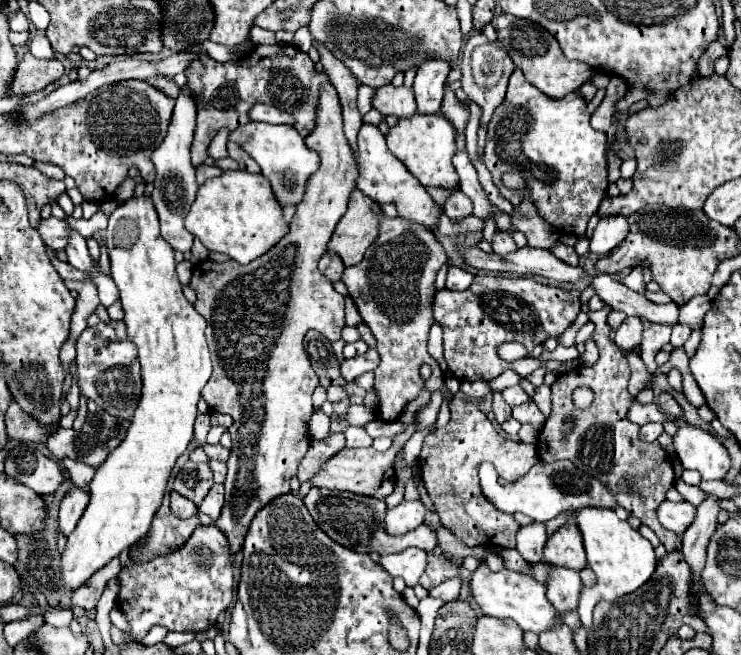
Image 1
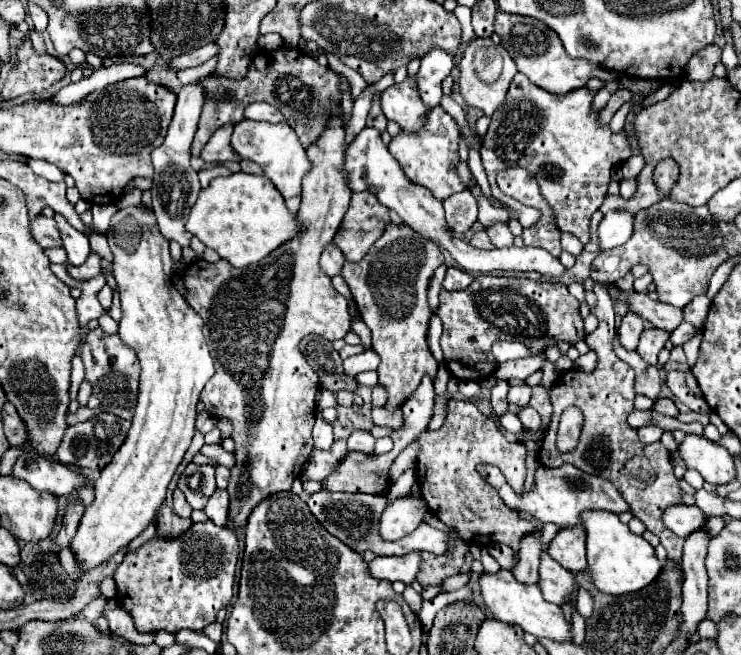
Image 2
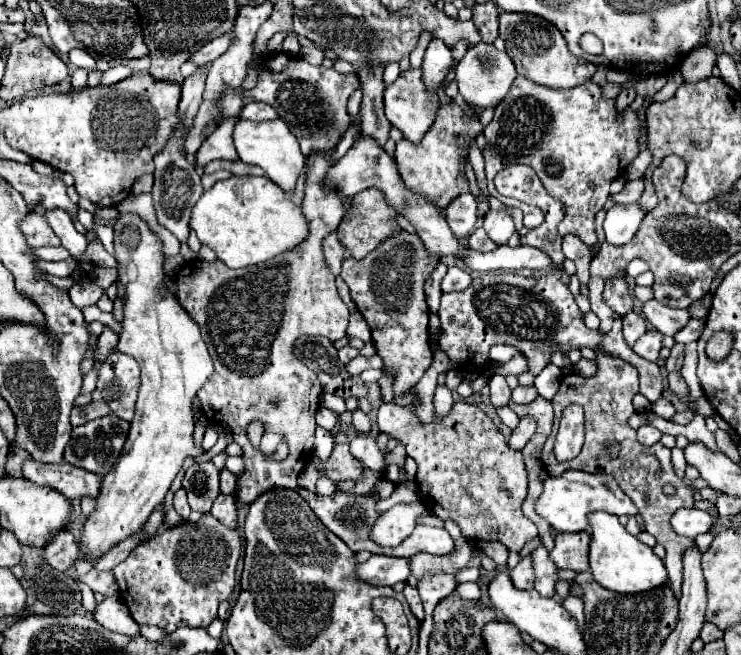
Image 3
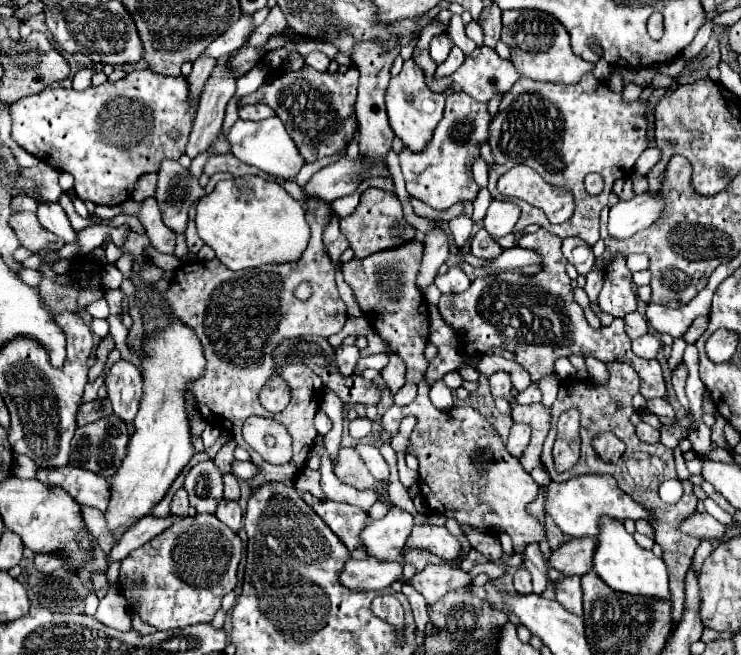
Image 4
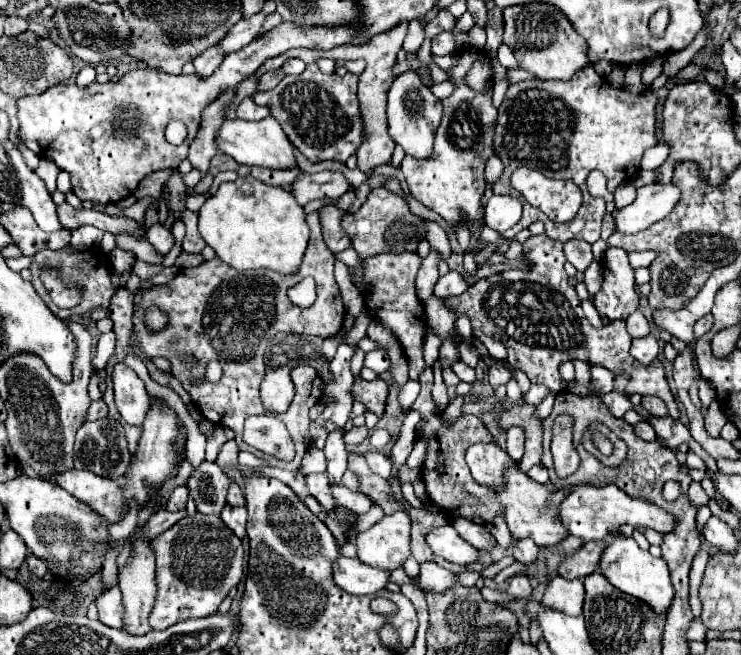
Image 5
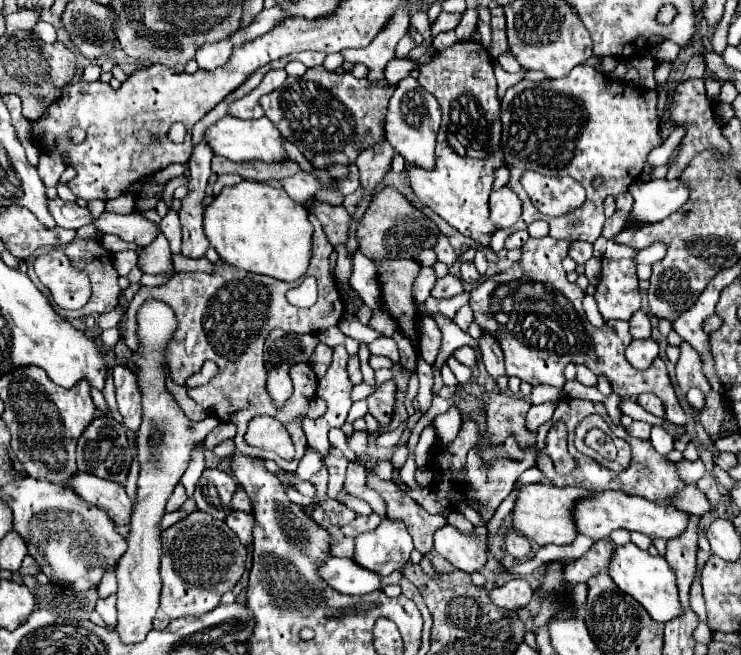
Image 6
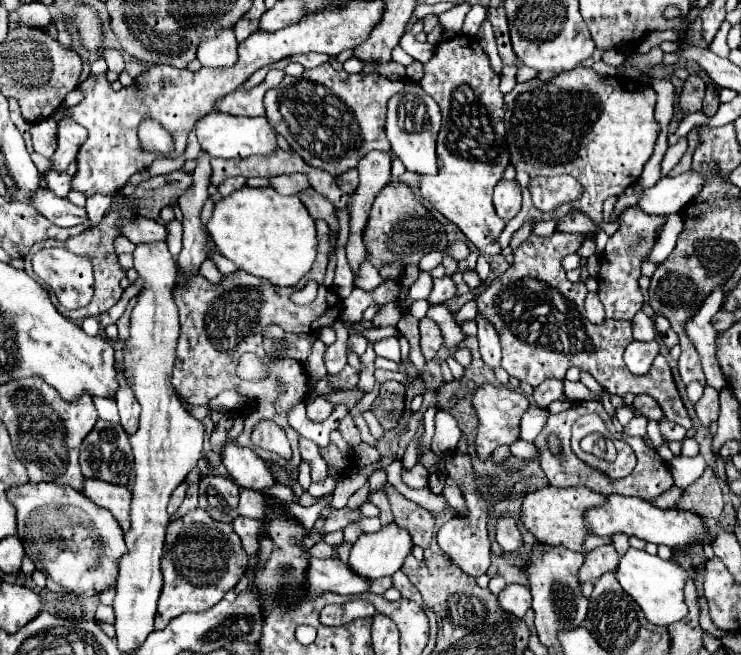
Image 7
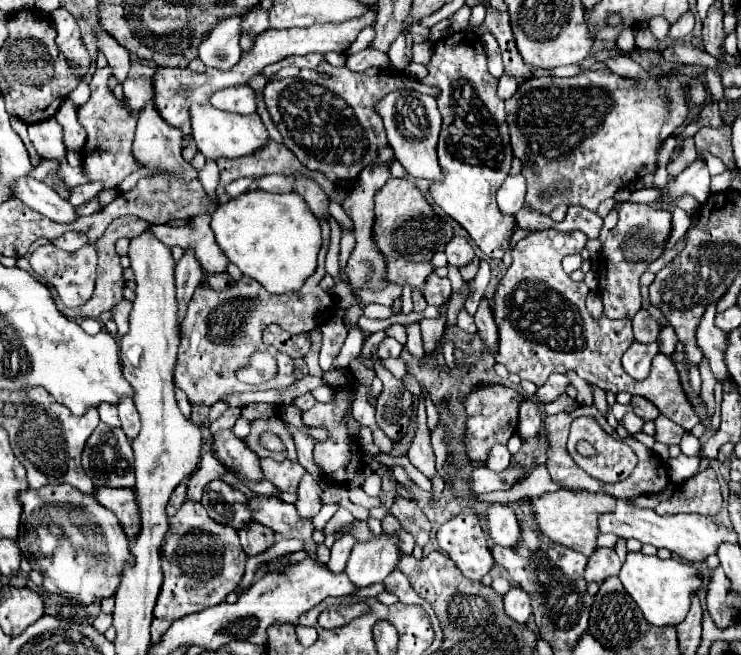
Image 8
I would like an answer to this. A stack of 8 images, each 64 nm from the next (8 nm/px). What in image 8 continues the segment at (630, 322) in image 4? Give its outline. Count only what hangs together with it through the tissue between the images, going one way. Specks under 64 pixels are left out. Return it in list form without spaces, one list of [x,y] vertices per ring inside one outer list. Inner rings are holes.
[[[640,310],[636,312],[636,316],[632,318],[632,326],[634,326],[634,338],[642,344],[648,342],[656,342],[658,334],[660,334],[660,326],[656,324],[656,320],[648,314],[648,310]]]

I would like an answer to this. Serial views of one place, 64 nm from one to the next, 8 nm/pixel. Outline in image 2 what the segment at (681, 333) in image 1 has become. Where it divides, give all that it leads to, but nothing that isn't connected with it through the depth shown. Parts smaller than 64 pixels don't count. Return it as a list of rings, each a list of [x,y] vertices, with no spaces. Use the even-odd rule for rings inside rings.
[[[682,322],[682,324],[680,324],[680,326],[670,334],[670,342],[672,342],[674,346],[680,346],[680,344],[688,342],[688,340],[694,336],[694,332],[696,332],[696,328],[694,328],[692,324]]]

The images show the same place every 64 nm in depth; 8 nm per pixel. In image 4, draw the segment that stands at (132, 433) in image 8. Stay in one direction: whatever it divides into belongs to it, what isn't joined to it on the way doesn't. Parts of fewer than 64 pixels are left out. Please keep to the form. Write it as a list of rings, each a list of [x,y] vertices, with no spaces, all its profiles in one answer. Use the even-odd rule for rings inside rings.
[[[120,358],[112,364],[104,378],[104,386],[108,390],[108,400],[112,404],[112,410],[118,418],[122,418],[126,424],[130,424],[138,412],[140,396],[142,396],[142,374],[140,370]]]

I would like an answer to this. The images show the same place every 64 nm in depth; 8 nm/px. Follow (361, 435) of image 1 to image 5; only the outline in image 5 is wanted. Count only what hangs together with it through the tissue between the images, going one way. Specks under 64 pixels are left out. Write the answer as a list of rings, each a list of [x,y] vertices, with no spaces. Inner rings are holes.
[[[368,450],[368,452],[364,452],[364,458],[368,460],[368,466],[372,468],[374,474],[378,474],[382,478],[388,478],[390,476],[390,462],[388,462],[388,458],[384,454]]]

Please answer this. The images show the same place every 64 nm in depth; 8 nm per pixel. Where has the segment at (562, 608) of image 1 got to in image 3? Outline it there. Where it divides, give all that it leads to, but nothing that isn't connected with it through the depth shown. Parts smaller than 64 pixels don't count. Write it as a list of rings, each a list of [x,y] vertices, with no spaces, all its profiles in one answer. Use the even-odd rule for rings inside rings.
[[[538,546],[532,556],[534,556],[534,570],[536,570],[536,584],[534,584],[534,588],[542,596],[552,598],[556,594],[556,582],[560,580],[560,576],[558,576],[560,568],[556,568],[556,564],[550,560],[548,550],[544,546]]]

